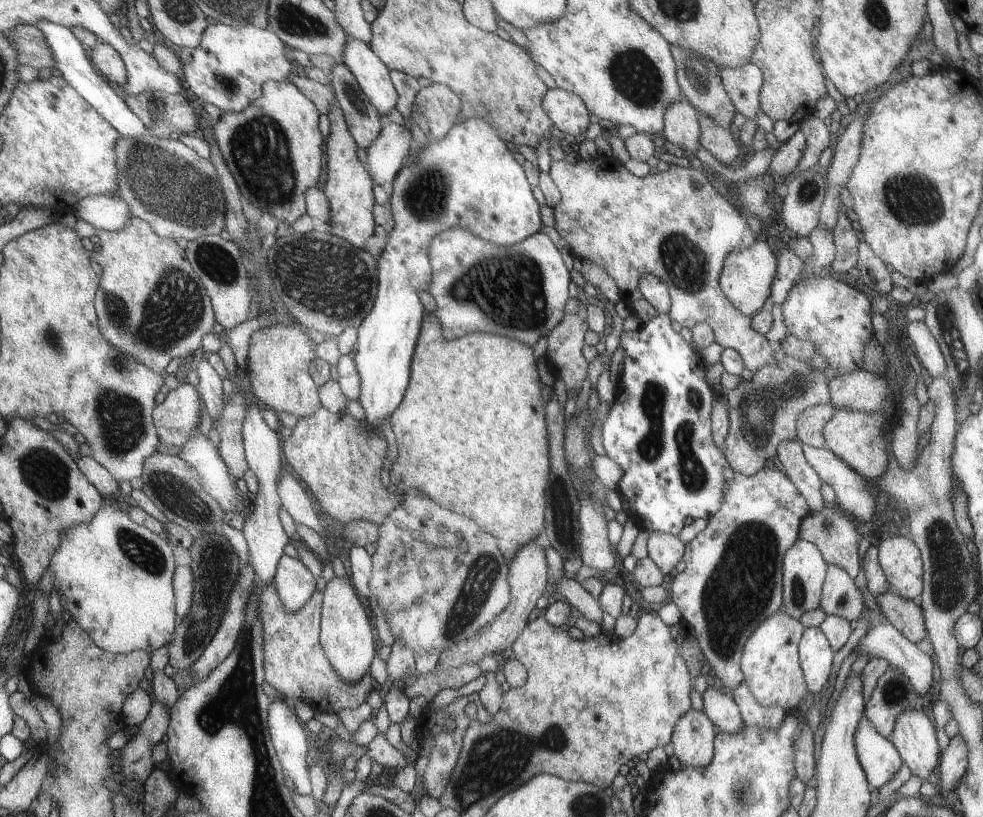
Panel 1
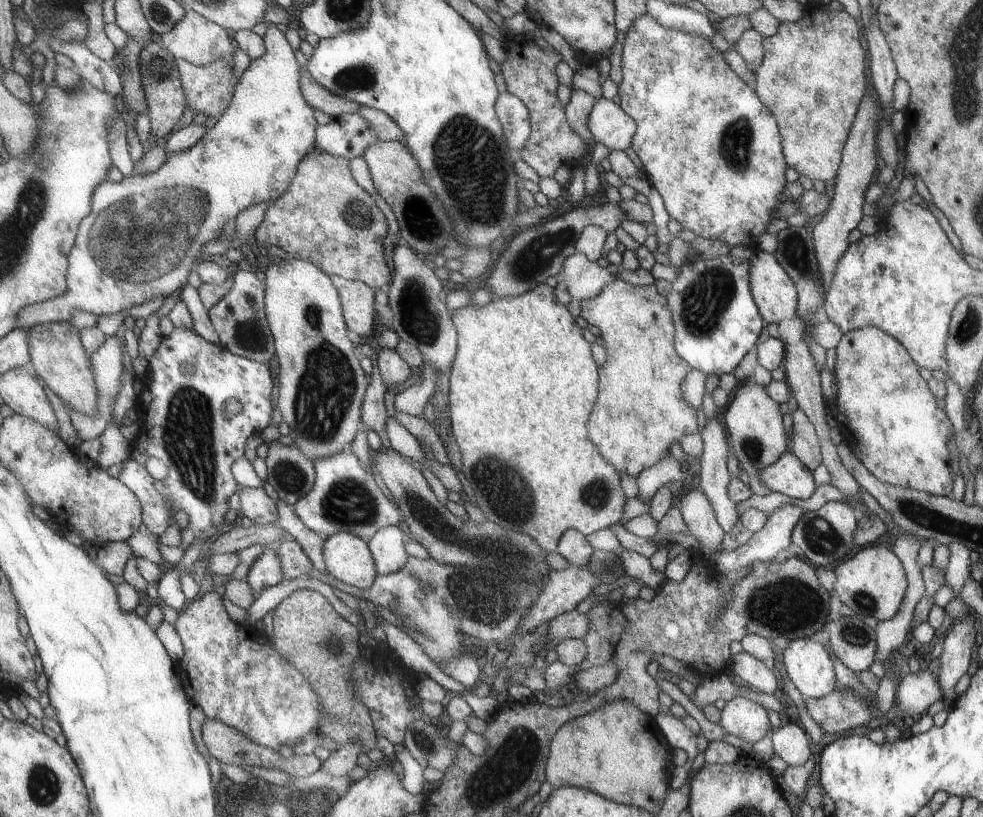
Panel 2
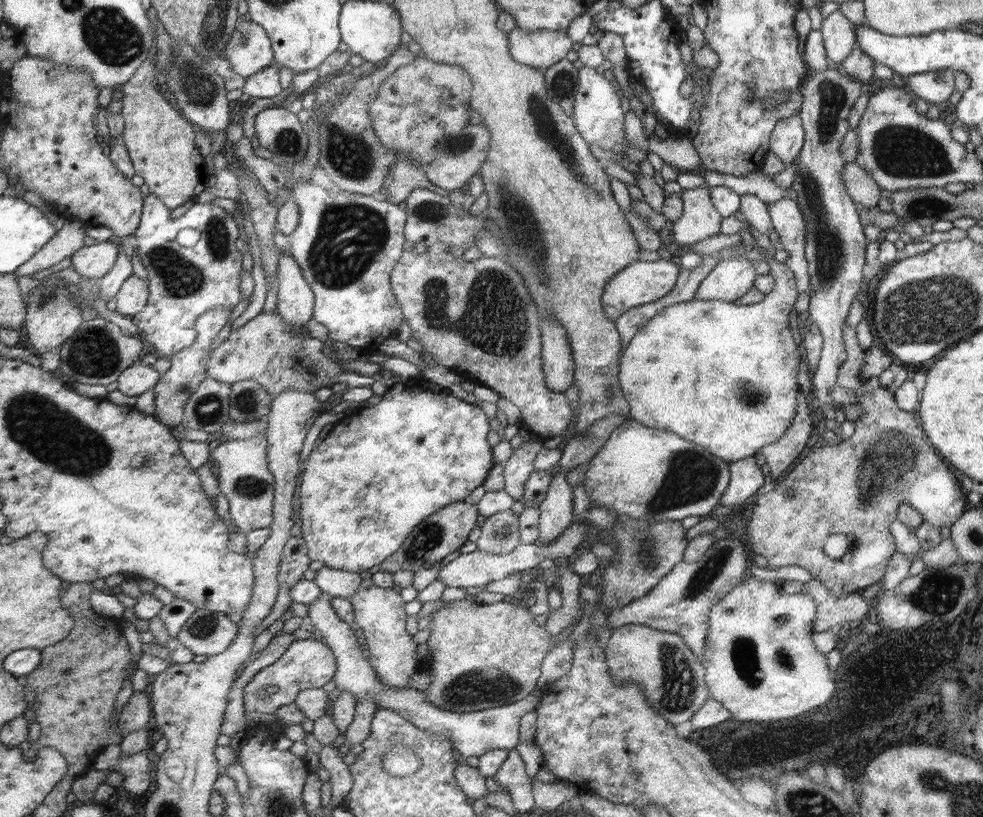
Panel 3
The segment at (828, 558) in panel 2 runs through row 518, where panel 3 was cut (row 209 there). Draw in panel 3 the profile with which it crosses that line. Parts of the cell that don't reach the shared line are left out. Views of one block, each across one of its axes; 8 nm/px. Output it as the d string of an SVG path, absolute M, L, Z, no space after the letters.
M807 65L806 69L800 86L800 93L803 94L800 116L806 132L806 142L796 158L798 168L791 190L795 192L796 201L806 223L805 259L811 288L808 310L813 327L823 336L821 359L811 384L816 403L836 409L840 404L832 399L830 392L837 385L840 367L847 359L844 320L847 320L849 310L855 302L854 298L860 292L866 250L864 226L843 179L847 162L841 153L843 139L850 128L848 116L854 102L862 96L862 88L860 82L848 78L839 67L832 66L817 73L810 65Z

